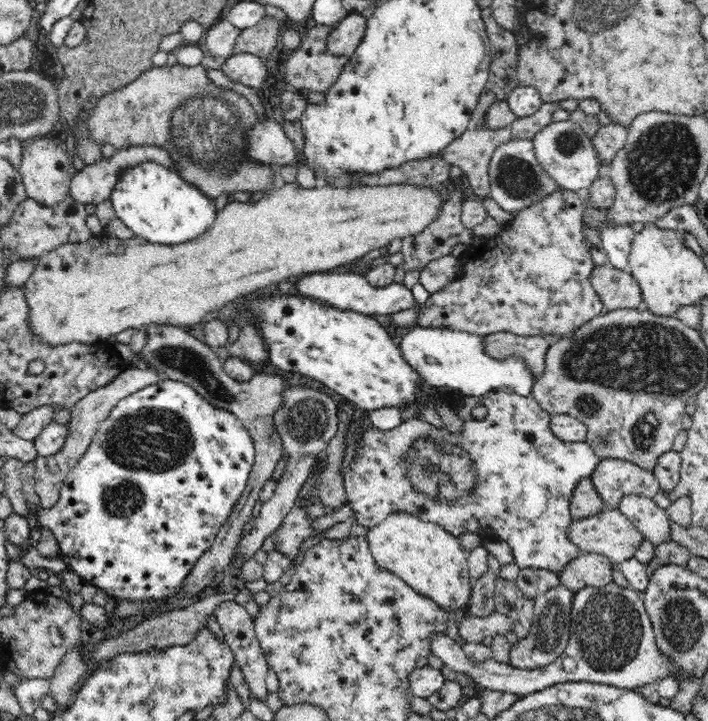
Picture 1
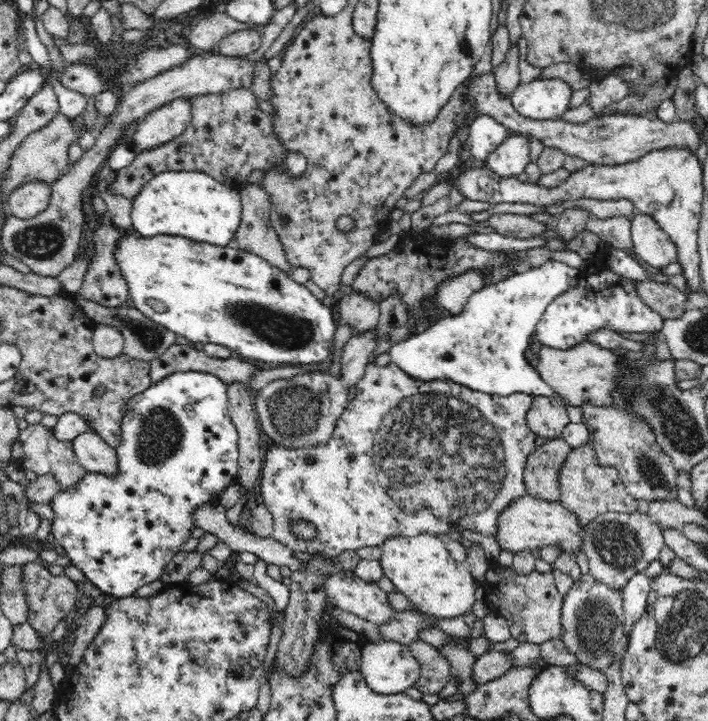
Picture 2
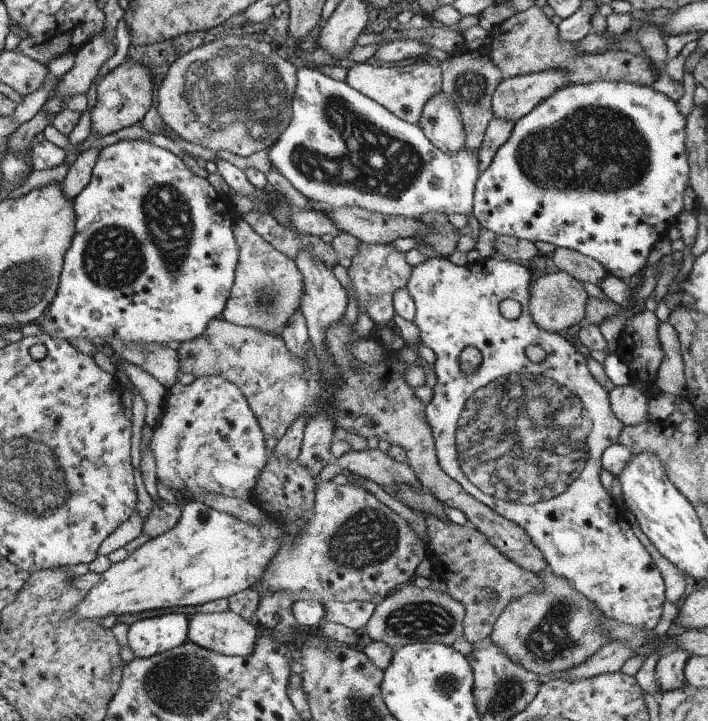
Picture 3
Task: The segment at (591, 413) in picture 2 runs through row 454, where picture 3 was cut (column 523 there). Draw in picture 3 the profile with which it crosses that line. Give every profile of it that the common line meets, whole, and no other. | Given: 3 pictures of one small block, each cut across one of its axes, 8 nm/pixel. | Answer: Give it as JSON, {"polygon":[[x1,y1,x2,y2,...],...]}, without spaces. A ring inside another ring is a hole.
{"polygon":[[549,569,538,573,542,580,542,590,539,593,527,593,522,597,512,600,493,623,492,631,486,640,493,643,500,651,516,665,532,672,537,676,547,676,553,673,561,673,570,669,573,665,585,662,600,646,609,642,600,632,600,616,603,615,582,594,573,590,569,583,558,576,553,575]]}

